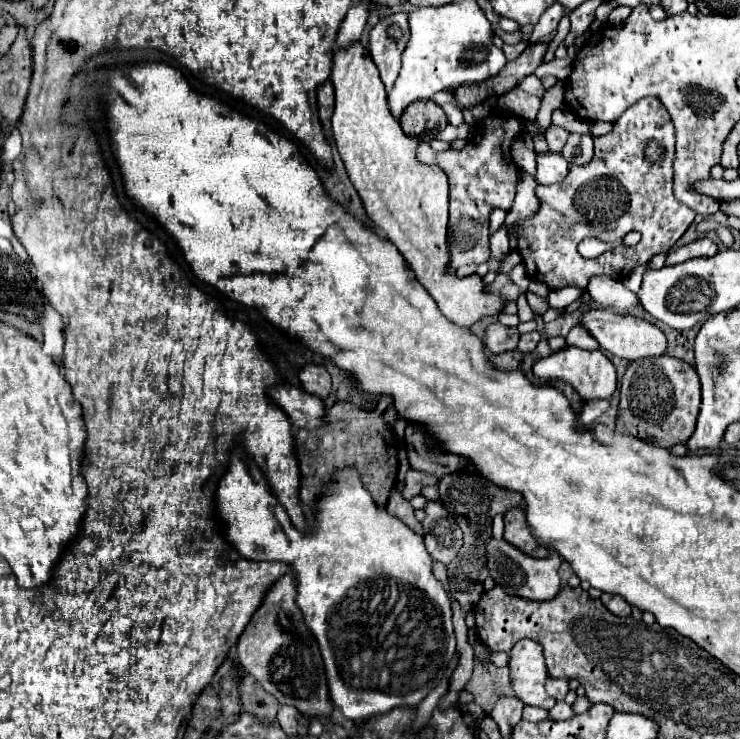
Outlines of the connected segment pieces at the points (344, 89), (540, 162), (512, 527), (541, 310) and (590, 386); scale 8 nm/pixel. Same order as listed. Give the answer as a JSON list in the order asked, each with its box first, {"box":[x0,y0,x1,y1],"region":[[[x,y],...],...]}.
[{"box":[332,42,504,328],"region":[[[362,42],[350,44],[346,48],[338,48],[332,52],[332,84],[336,90],[336,108],[332,116],[332,130],[336,138],[338,152],[344,160],[346,172],[358,190],[362,202],[366,204],[366,214],[374,222],[374,226],[386,232],[386,238],[400,250],[404,260],[416,272],[418,282],[430,292],[436,300],[438,308],[446,314],[450,322],[462,328],[470,328],[484,316],[492,316],[502,312],[504,300],[500,294],[486,294],[482,278],[472,274],[468,278],[456,278],[448,274],[448,244],[446,244],[446,226],[448,226],[448,178],[438,166],[426,166],[416,160],[416,146],[420,140],[408,138],[396,118],[390,114],[386,104],[386,90],[378,76],[378,68],[374,66],[368,48]]]},{"box":[536,154,568,184],"region":[[[536,154],[536,180],[540,184],[562,182],[568,174],[568,162],[562,154]]]},{"box":[504,506,550,558],"region":[[[518,506],[518,508],[508,510],[508,514],[504,514],[504,522],[506,522],[504,540],[508,540],[510,544],[514,544],[516,548],[524,550],[526,554],[530,554],[534,558],[550,556],[550,550],[546,546],[540,546],[536,542],[536,538],[532,536],[532,532],[528,532],[528,522],[526,522],[524,508]]]},{"box":[526,291,550,314],"region":[[[529,291],[526,293],[526,299],[529,306],[536,314],[544,314],[550,308],[547,299],[538,297]]]},{"box":[532,346,618,402],"region":[[[566,346],[562,350],[558,350],[556,354],[536,360],[532,366],[532,372],[536,378],[548,380],[548,378],[558,378],[564,382],[570,382],[572,388],[588,402],[588,400],[596,400],[596,398],[610,398],[616,390],[618,384],[618,376],[616,376],[616,368],[610,362],[610,358],[604,352],[588,352],[582,350],[578,346]]]}]

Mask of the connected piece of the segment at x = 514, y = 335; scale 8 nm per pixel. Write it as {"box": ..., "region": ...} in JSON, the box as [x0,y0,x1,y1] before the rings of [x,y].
{"box":[484,322,518,354],"region":[[[500,322],[490,324],[484,336],[484,346],[488,354],[502,354],[508,350],[514,350],[518,346],[518,330],[516,328],[508,328]]]}

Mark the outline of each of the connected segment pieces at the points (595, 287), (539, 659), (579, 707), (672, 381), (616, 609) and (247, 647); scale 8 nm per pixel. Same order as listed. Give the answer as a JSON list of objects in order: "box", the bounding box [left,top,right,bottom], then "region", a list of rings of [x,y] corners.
[{"box":[588,276,640,312],"region":[[[608,276],[592,278],[588,284],[588,294],[600,306],[614,308],[616,312],[630,312],[630,308],[640,308],[636,294],[630,292],[622,282]]]},{"box":[510,640,556,710],"region":[[[520,640],[516,642],[514,650],[510,652],[510,682],[514,688],[516,698],[520,698],[525,705],[540,706],[550,710],[556,700],[548,696],[545,689],[546,662],[542,656],[542,646],[534,640]]]},{"box":[571,689,592,714],"region":[[[583,689],[577,690],[577,699],[571,706],[576,714],[583,714],[590,709],[592,703],[586,697],[585,691]]]},{"box":[616,356,700,446],"region":[[[670,356],[634,360],[622,378],[616,430],[642,440],[652,438],[666,446],[686,444],[696,430],[700,398],[700,380],[688,362]]]},{"box":[602,594,632,616],"region":[[[602,594],[602,602],[616,616],[630,616],[630,612],[632,612],[632,606],[616,594]]]},{"box":[238,572,332,720],"region":[[[288,572],[266,594],[262,606],[238,640],[238,662],[252,674],[260,686],[280,704],[292,704],[310,718],[328,720],[332,700],[328,700],[328,680],[322,654],[314,634],[308,630],[300,608],[296,606],[296,576]]]}]

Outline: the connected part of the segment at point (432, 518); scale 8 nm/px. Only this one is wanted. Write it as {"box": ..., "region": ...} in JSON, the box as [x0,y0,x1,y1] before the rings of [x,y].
{"box":[422,502,464,564],"region":[[[430,502],[424,510],[426,518],[422,524],[426,532],[426,550],[434,560],[450,564],[452,558],[456,558],[456,554],[460,552],[460,546],[464,544],[462,530],[460,526],[456,526],[456,520],[440,502]]]}

